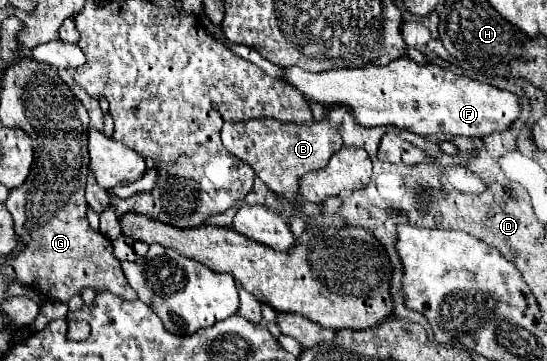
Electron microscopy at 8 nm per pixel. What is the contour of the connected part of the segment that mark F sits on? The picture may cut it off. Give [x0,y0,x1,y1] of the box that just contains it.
[283,57,521,139]

